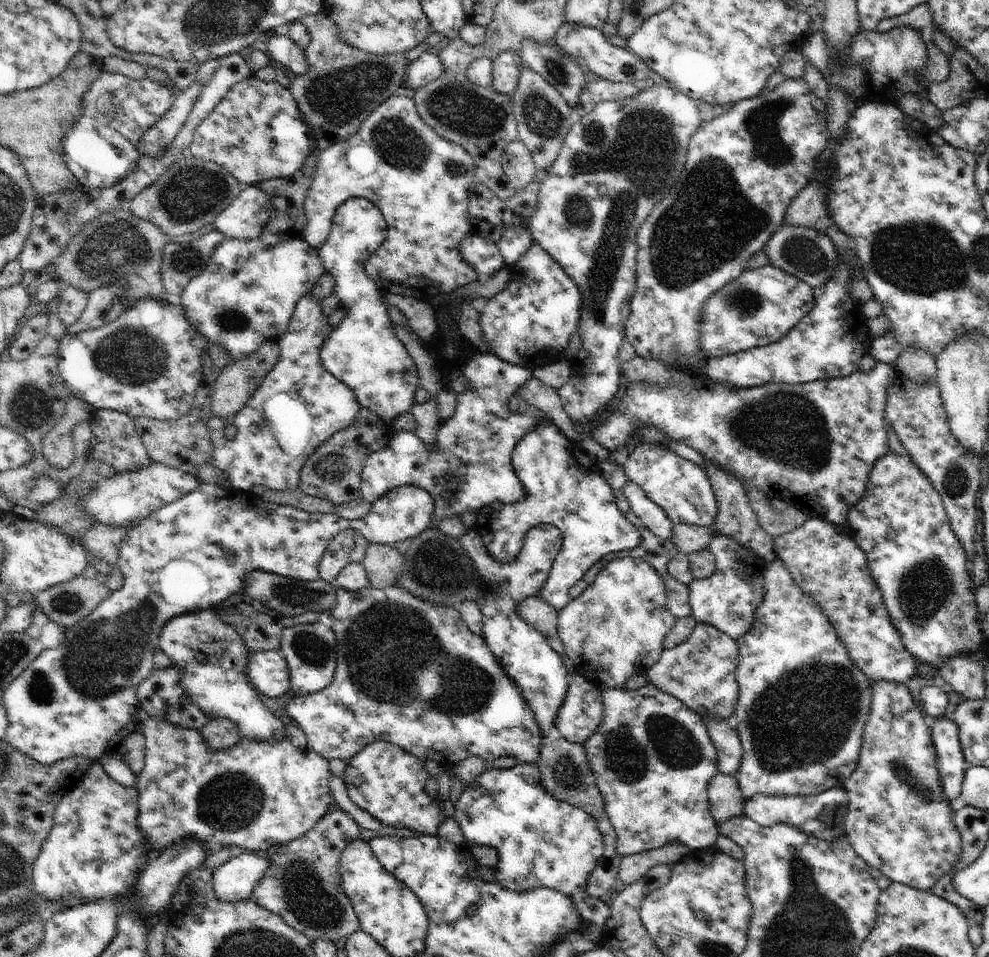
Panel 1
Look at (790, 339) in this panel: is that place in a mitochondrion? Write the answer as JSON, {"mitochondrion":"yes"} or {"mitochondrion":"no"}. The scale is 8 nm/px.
{"mitochondrion":"no"}

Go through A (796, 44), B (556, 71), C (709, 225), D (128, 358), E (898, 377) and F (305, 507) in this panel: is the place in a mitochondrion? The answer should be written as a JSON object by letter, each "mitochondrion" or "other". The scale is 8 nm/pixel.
{"A":"other","B":"mitochondrion","C":"mitochondrion","D":"mitochondrion","E":"other","F":"other"}

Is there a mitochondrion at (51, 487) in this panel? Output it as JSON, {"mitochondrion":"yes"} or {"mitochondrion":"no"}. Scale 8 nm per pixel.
{"mitochondrion":"no"}

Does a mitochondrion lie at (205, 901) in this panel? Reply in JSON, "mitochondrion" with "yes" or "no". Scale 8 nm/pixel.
{"mitochondrion":"no"}

